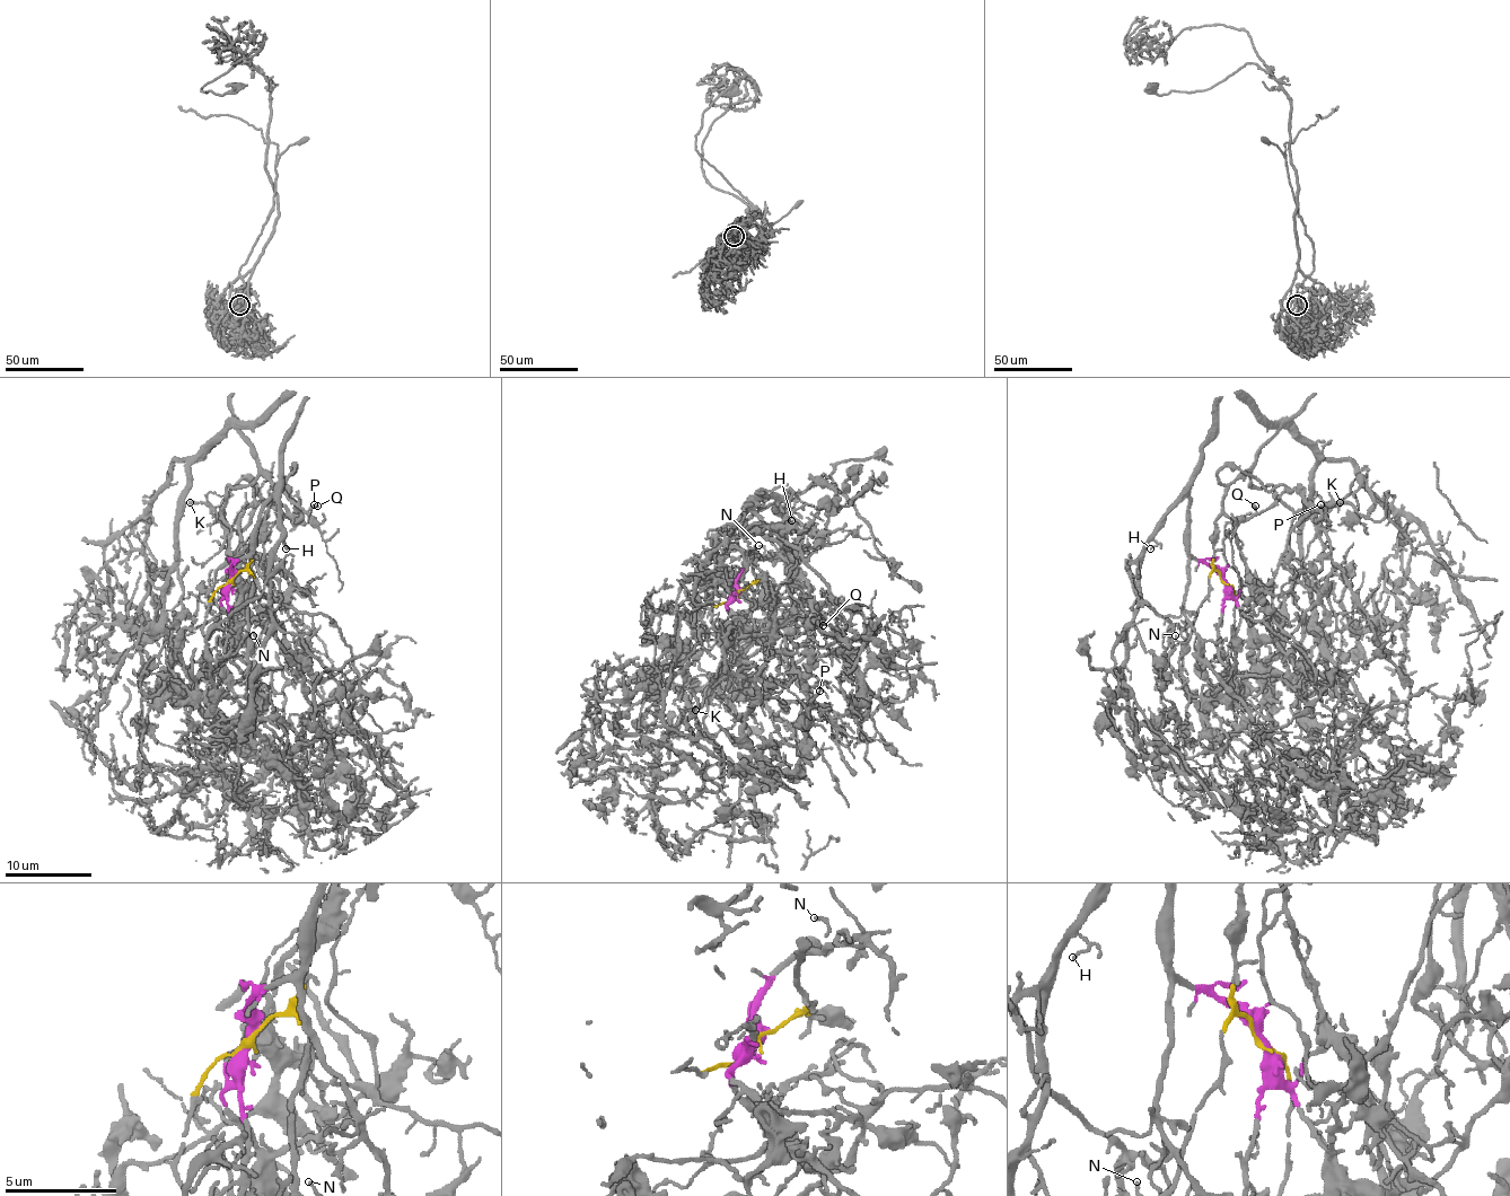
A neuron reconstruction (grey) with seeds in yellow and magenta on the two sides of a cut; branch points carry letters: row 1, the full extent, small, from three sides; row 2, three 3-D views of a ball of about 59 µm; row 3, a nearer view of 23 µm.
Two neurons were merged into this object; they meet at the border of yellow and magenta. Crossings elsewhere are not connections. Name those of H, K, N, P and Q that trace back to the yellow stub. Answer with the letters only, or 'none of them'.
K, N, P, Q

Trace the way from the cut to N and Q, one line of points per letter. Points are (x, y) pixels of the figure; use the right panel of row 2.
N: (1222, 581), (1217, 570), (1210, 577), (1210, 592), (1201, 605), (1192, 633), (1184, 642), (1175, 635)
Q: (1222, 581), (1214, 534), (1225, 487), (1217, 474), (1236, 466), (1266, 490), (1283, 492), (1266, 509), (1255, 504)

